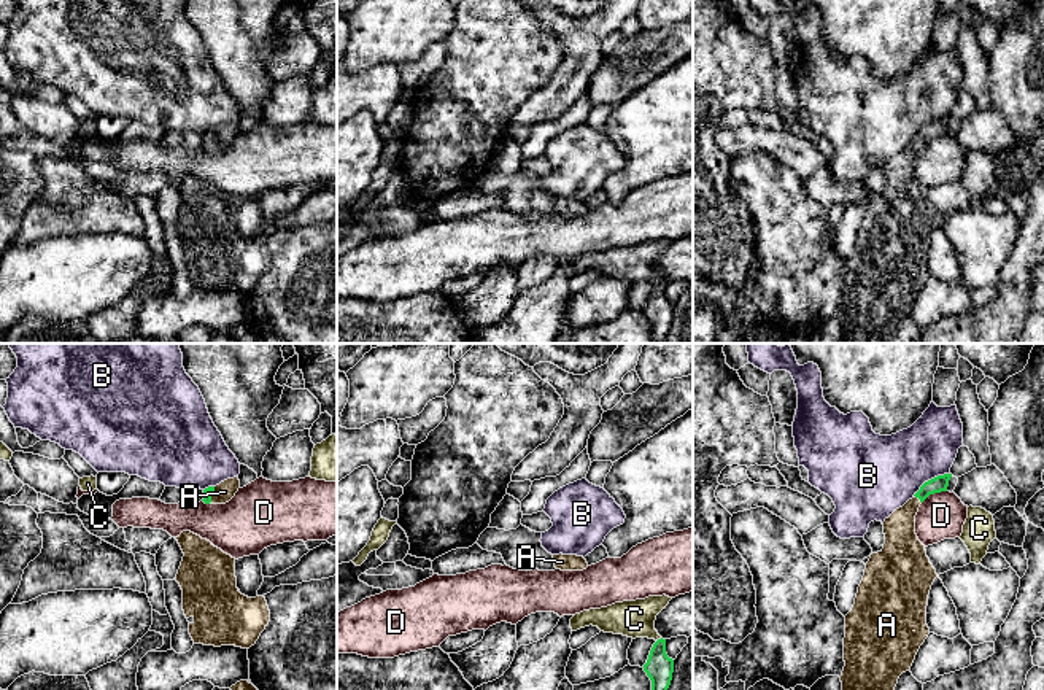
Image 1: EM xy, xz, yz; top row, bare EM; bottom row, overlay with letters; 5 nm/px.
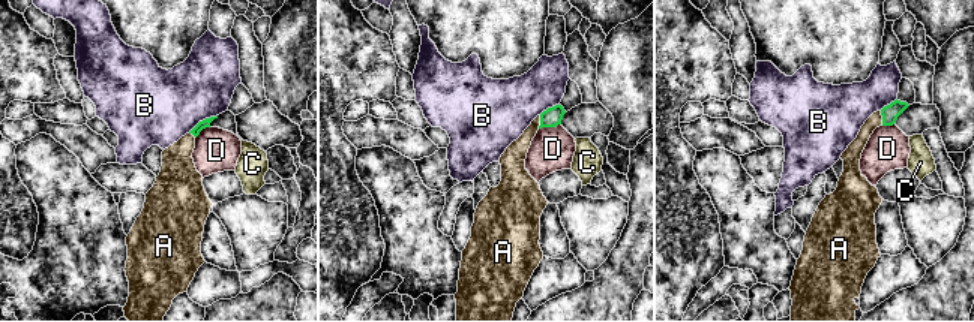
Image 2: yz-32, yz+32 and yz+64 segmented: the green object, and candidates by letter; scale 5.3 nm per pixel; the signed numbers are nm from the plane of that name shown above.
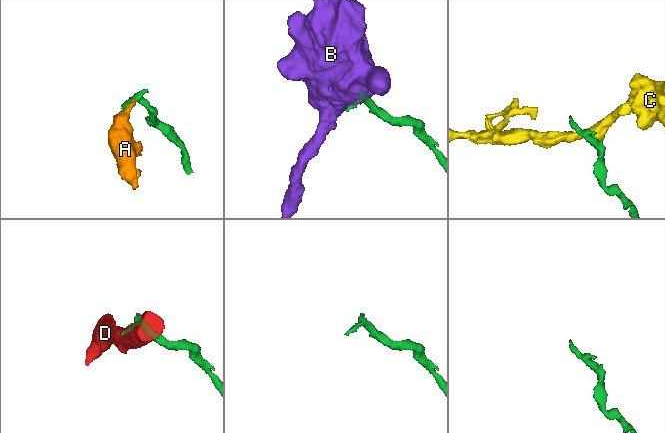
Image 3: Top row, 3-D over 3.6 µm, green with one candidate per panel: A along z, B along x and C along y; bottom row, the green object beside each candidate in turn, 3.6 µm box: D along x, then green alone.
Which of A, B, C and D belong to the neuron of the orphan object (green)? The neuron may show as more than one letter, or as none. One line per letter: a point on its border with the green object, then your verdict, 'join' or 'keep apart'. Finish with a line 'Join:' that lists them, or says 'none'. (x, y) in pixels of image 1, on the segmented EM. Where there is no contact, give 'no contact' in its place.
A: contact yz (919, 498); join
B: contact yz (931, 479); keep apart
C: contact xz (658, 639); keep apart
D: contact yz (933, 493); keep apart
Join: A

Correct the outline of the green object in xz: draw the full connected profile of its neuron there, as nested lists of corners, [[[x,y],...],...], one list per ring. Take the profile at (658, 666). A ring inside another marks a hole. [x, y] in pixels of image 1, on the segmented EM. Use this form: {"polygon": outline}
{"polygon": [[[658,639],[648,655],[644,671],[652,680],[652,690],[667,690],[672,680],[674,660],[666,653],[666,639]]]}

